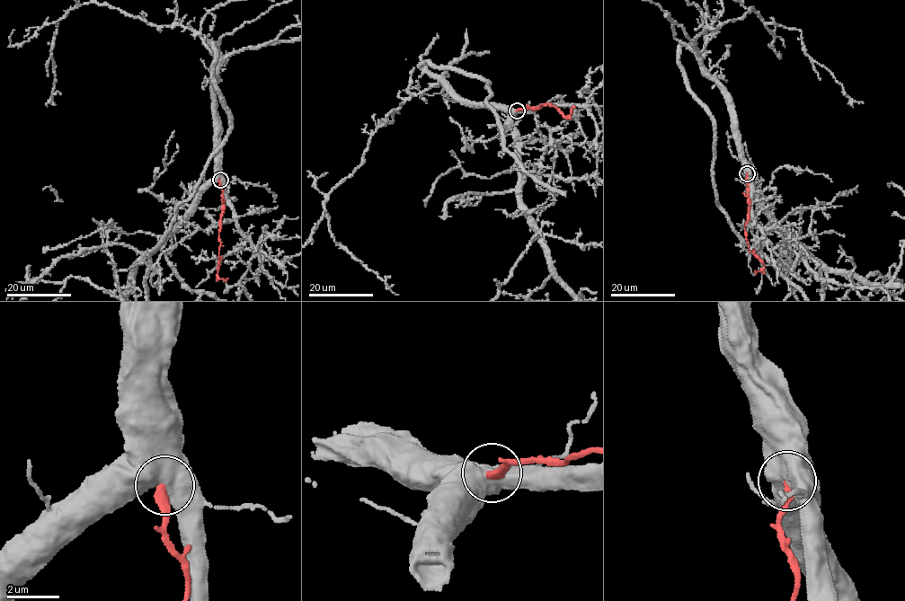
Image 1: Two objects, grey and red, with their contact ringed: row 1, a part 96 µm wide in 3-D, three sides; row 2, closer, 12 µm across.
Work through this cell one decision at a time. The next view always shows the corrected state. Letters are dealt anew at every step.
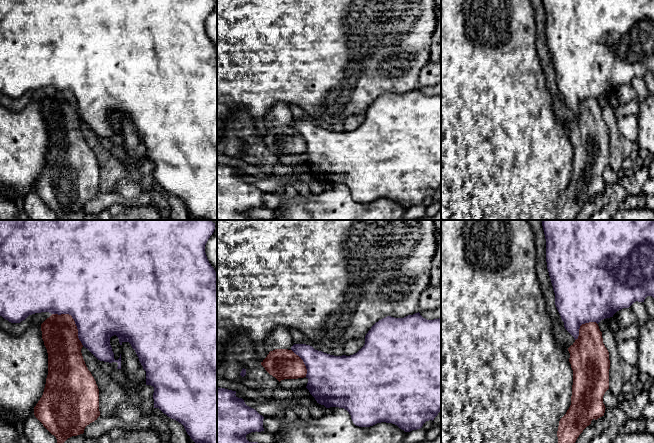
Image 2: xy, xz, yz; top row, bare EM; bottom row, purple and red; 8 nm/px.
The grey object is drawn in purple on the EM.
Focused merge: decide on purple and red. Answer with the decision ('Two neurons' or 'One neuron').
Two neurons

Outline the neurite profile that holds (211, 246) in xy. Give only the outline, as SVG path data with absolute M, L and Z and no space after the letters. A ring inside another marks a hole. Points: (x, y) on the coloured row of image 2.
M215 223L215 230L208 239L205 245L205 253L211 266L217 272L217 223Z

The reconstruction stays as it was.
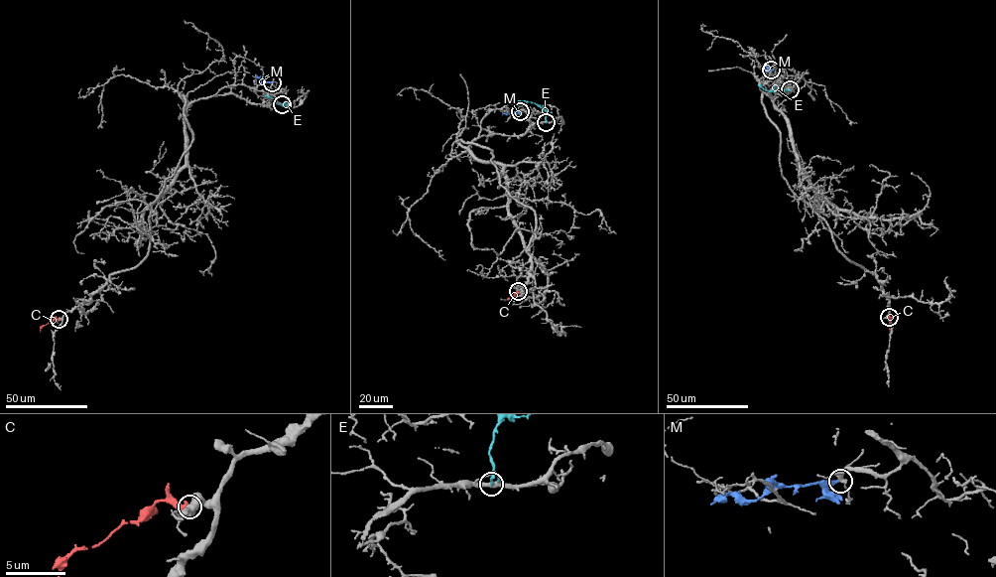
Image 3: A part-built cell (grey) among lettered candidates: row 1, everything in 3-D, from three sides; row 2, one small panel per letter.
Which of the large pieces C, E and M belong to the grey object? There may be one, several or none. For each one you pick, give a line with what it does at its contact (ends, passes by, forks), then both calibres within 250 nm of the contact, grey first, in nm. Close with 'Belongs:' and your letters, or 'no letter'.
Belongs: no letter

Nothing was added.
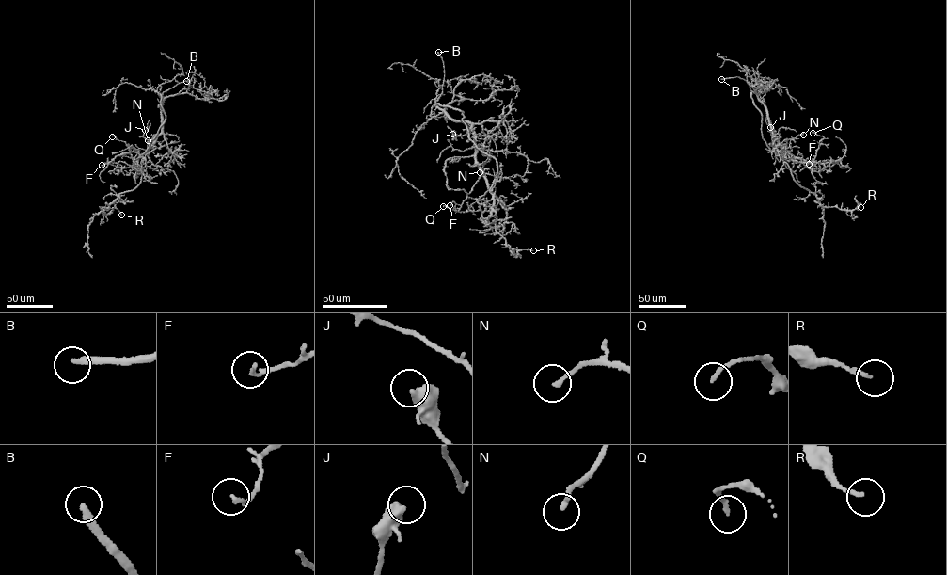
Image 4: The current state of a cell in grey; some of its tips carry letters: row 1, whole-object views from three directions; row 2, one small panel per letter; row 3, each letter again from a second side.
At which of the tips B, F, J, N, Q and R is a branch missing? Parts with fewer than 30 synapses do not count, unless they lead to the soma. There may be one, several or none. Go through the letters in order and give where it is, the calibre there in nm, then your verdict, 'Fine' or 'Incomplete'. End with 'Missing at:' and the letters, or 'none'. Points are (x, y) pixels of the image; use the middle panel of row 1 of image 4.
B: Place: (438, 52). Thickness 280 nm. Incomplete
F: Place: (449, 205). Thickness 170 nm. Fine
J: Place: (452, 134). Thickness 320 nm. Fine
N: Place: (480, 172). Thickness 170 nm. Fine
Q: Place: (443, 206). Thickness 160 nm. Fine
R: Place: (533, 250). Thickness 150 nm. Fine
Missing at: B

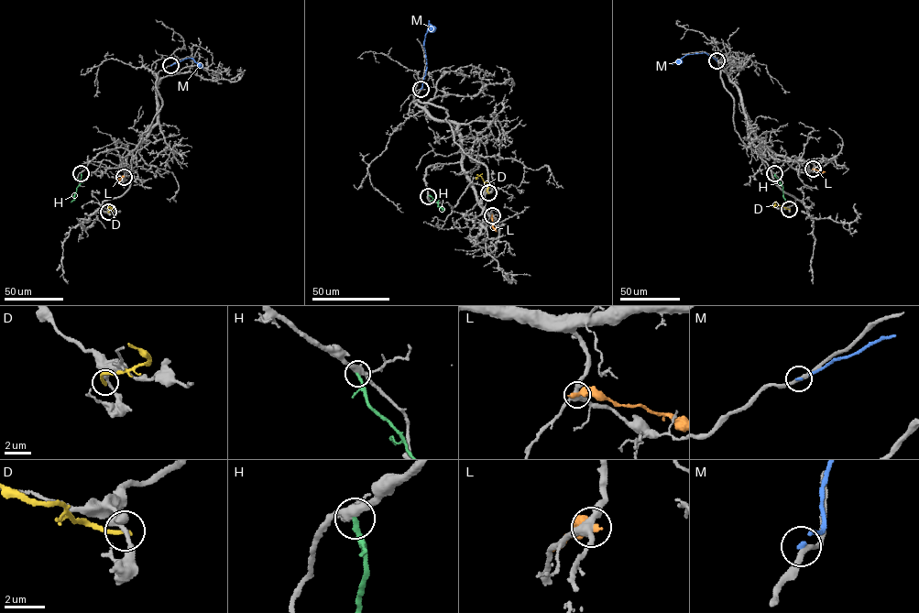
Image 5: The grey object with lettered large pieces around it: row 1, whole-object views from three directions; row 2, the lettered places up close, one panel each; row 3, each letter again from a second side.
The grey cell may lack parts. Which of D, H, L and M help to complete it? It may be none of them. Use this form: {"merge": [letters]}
{"merge": ["H"]}

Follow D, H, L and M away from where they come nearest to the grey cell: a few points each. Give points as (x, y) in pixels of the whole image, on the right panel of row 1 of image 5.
D: (790, 209), (775, 204), (776, 202)
H: (774, 173), (782, 186), (784, 203)
L: (813, 169), (826, 172)
M: (716, 60), (703, 52), (687, 54), (672, 64)

